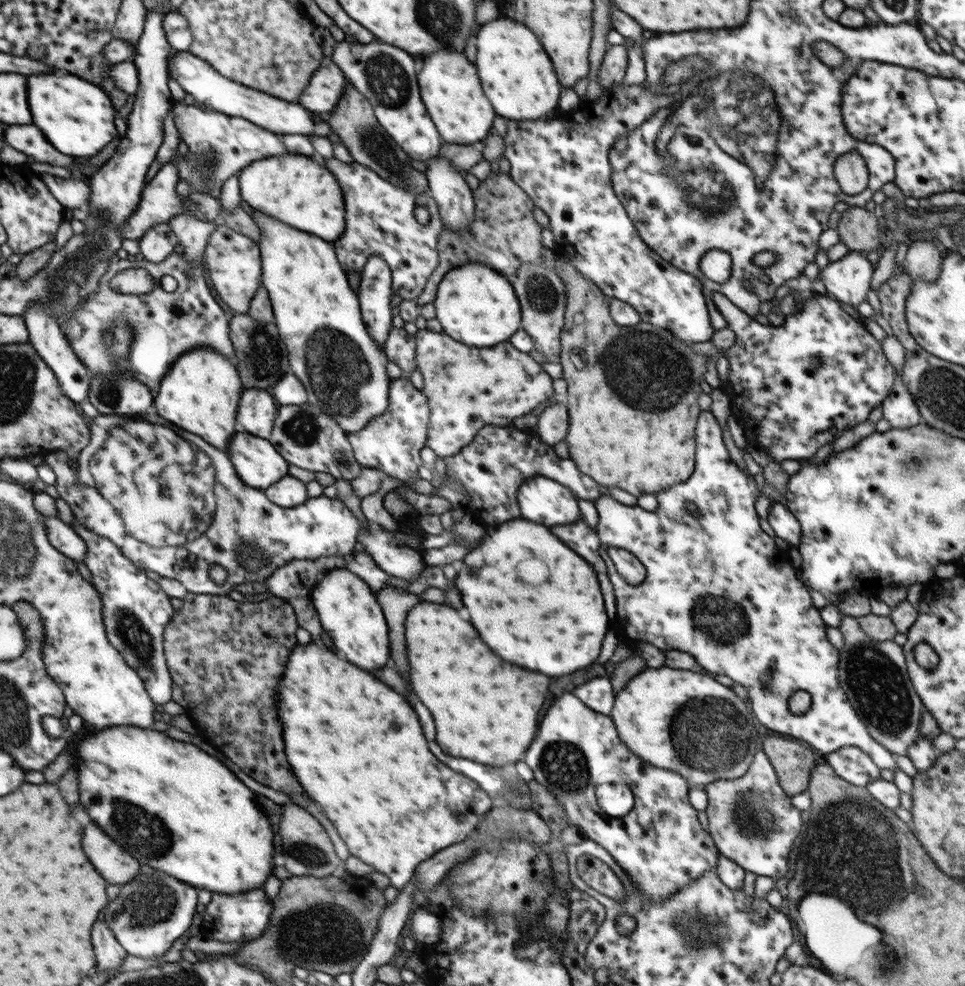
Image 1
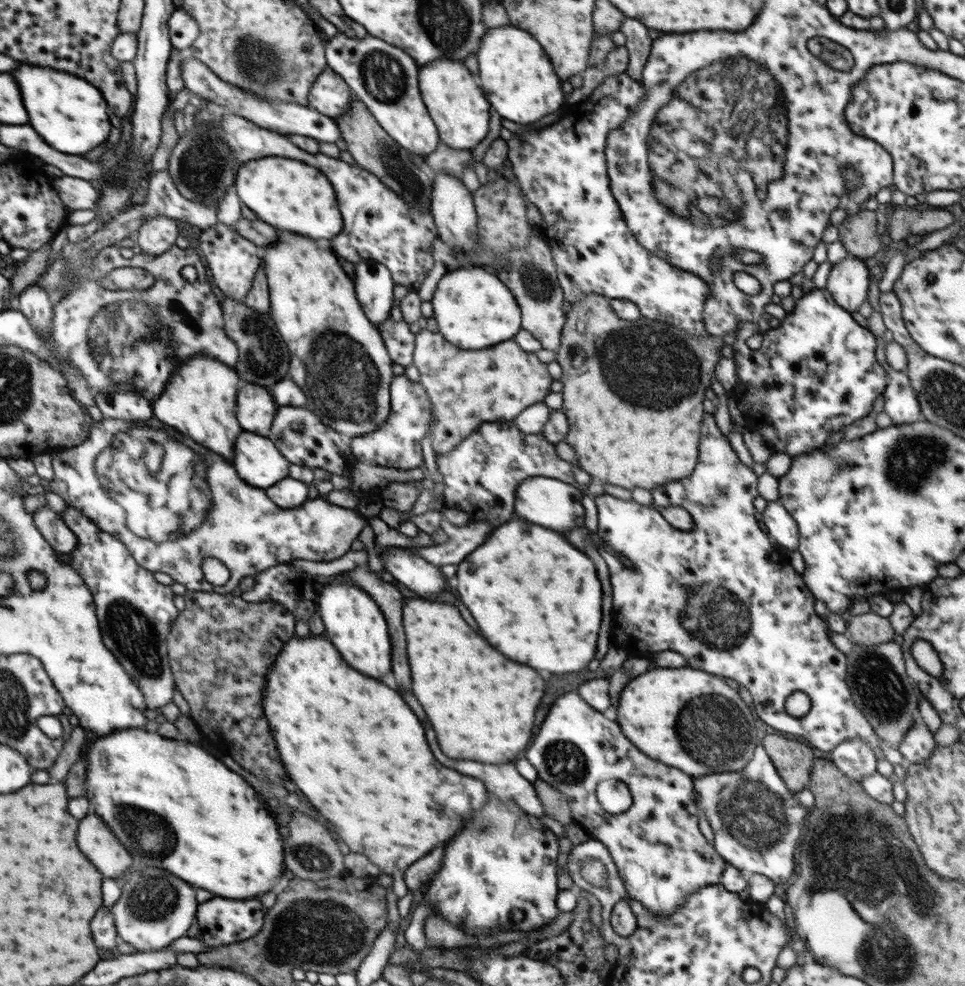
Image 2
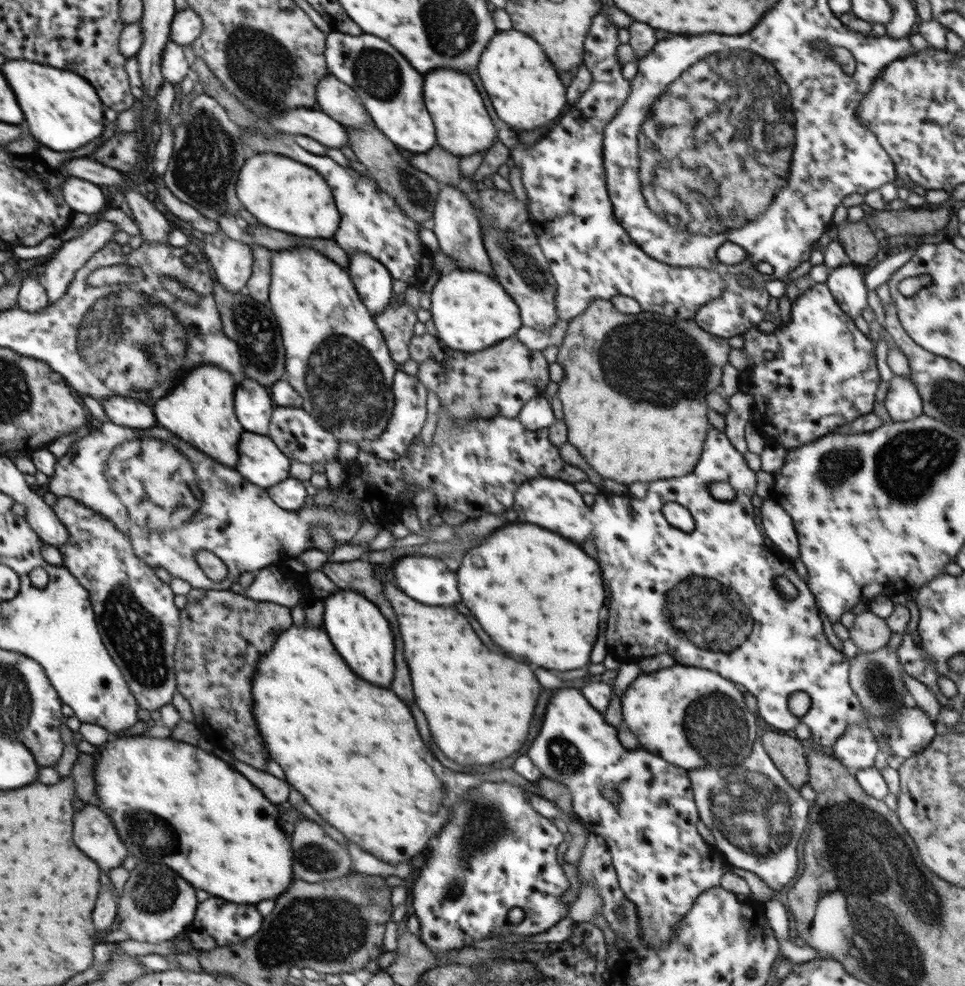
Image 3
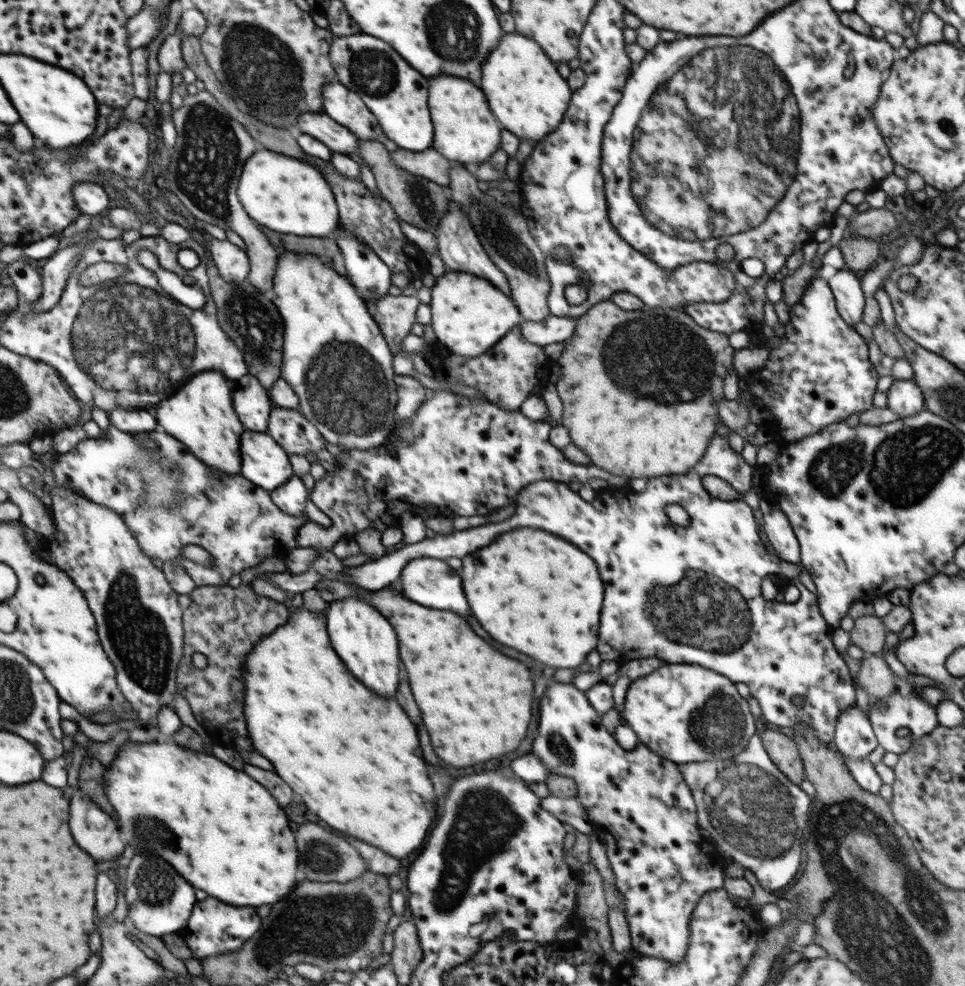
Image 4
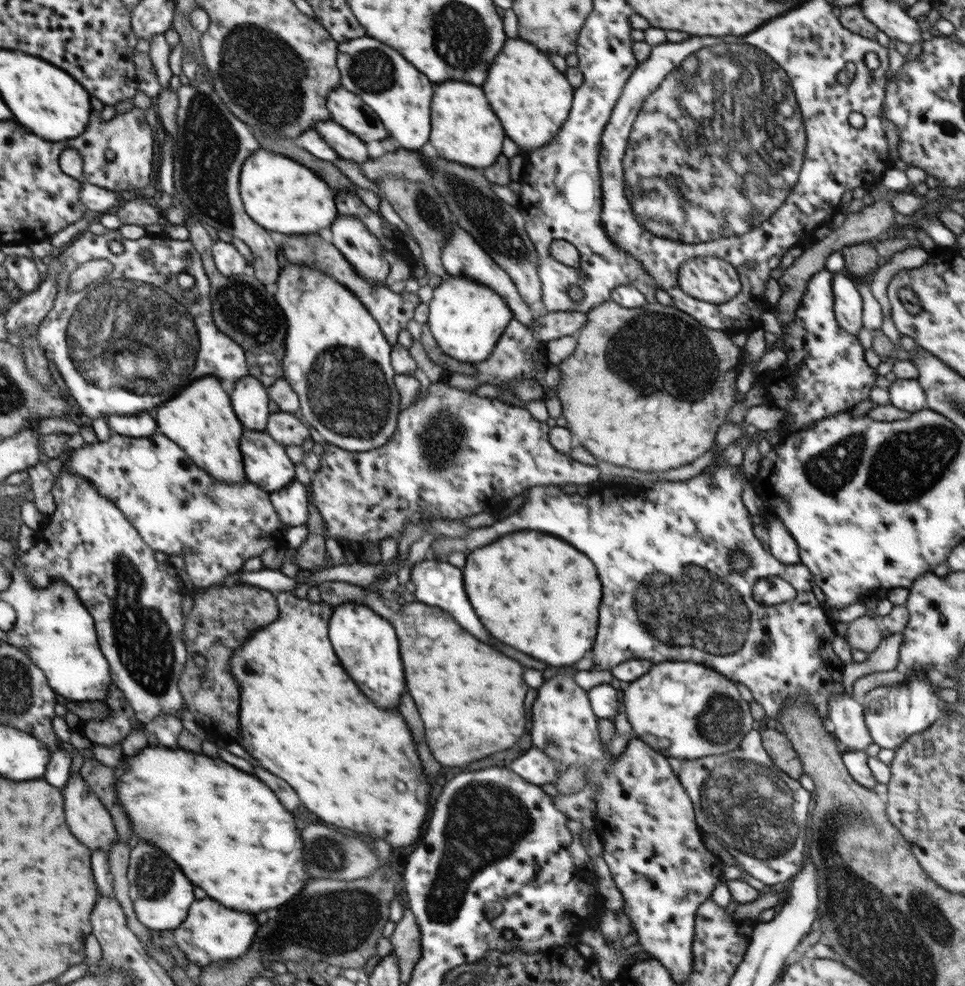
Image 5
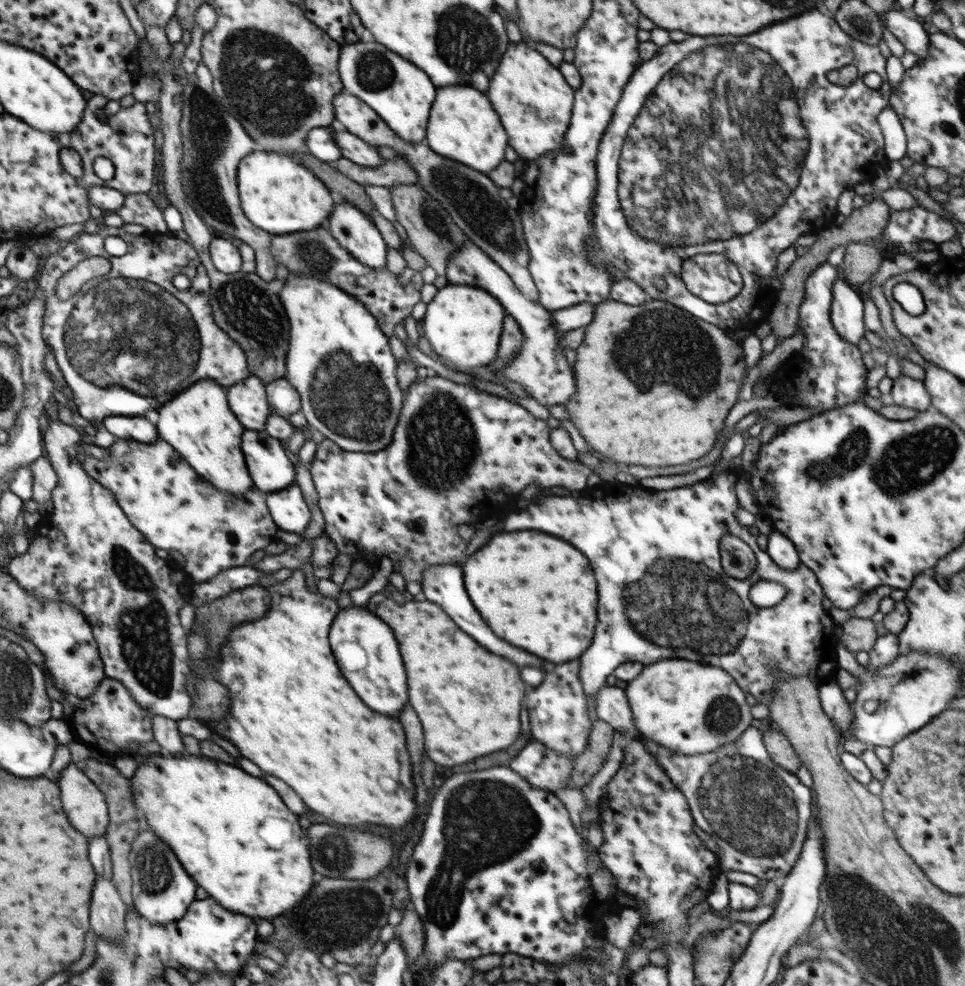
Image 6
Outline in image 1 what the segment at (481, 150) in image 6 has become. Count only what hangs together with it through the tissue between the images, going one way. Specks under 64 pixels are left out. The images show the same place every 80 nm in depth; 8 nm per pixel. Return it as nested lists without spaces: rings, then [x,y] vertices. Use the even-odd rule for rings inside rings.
[[[448,48],[432,52],[424,58],[424,64],[417,74],[417,82],[428,116],[432,118],[441,138],[452,144],[479,145],[493,127],[497,114],[480,88],[477,67],[468,61],[465,52]]]

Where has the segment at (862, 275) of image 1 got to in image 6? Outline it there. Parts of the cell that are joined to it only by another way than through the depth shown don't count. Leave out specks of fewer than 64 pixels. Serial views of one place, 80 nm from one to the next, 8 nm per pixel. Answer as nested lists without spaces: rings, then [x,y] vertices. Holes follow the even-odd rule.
[[[839,277],[833,284],[830,318],[836,332],[857,345],[865,336],[863,297],[861,290]]]

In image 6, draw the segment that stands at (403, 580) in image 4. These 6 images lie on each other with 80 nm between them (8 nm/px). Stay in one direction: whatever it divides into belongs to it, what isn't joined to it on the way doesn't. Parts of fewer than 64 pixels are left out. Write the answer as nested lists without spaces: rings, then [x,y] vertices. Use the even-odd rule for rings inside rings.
[[[434,565],[432,567],[426,567],[423,572],[422,586],[422,592],[426,600],[442,606],[442,608],[448,612],[448,616],[450,616],[466,634],[470,634],[476,642],[484,644],[484,648],[488,648],[490,652],[500,654],[500,656],[506,656],[508,660],[512,660],[512,662],[514,662],[516,666],[520,666],[520,668],[522,668],[522,666],[540,666],[540,664],[542,664],[542,660],[540,660],[538,656],[532,656],[532,654],[528,654],[528,652],[524,652],[524,650],[520,650],[520,648],[516,648],[516,646],[510,646],[508,642],[504,642],[504,640],[500,640],[498,636],[492,634],[492,630],[490,630],[490,628],[486,626],[486,622],[480,618],[480,614],[476,612],[476,608],[472,606],[472,602],[470,602],[470,598],[468,598],[468,594],[466,594],[460,566]]]

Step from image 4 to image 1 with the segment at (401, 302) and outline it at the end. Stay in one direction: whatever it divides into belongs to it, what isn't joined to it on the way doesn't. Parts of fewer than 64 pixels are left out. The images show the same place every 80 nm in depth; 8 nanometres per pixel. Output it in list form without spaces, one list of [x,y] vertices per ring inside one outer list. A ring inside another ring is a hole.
[[[402,327],[390,329],[383,351],[387,360],[398,364],[405,375],[417,369],[415,335],[409,334]]]

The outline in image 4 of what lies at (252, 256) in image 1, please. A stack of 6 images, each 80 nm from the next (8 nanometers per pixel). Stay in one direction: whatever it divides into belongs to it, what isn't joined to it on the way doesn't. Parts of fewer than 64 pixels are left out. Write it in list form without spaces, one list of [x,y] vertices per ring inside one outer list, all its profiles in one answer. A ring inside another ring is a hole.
[[[209,237],[209,254],[220,276],[226,282],[238,285],[247,280],[251,266],[246,250],[236,246],[227,238],[218,240],[215,237]]]

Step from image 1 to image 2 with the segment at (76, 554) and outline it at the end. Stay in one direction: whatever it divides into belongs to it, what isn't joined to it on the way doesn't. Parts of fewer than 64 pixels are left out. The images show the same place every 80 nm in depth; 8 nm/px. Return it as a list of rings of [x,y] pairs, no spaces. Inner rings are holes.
[[[47,505],[34,511],[34,522],[40,529],[42,537],[53,545],[58,553],[70,555],[77,547],[76,536],[60,514],[53,512]]]

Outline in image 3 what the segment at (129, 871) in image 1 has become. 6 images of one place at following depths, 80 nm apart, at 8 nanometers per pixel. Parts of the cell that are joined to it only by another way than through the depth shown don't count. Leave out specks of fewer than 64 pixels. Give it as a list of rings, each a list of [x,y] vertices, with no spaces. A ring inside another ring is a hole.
[[[84,805],[84,809],[78,811],[78,828],[74,828],[82,852],[98,860],[104,872],[118,868],[129,855],[125,843],[120,840],[112,819],[100,807]]]

